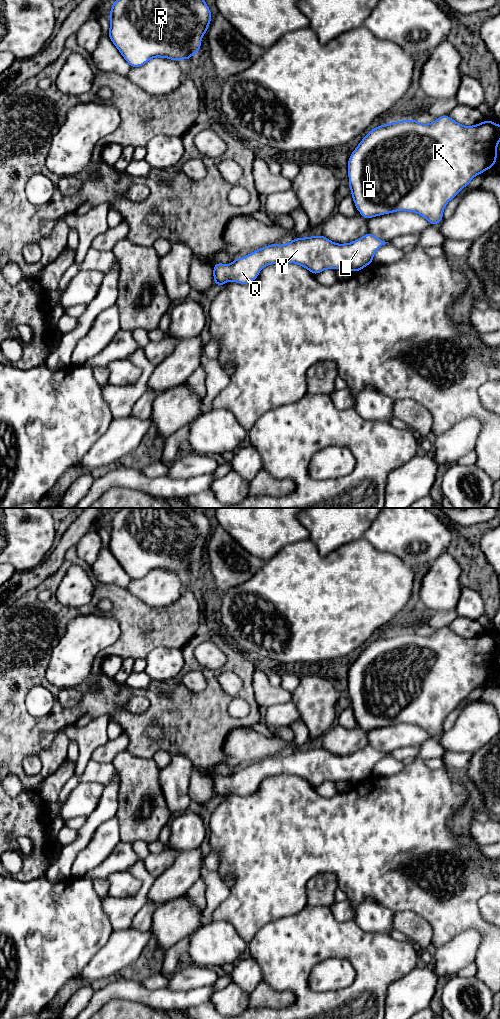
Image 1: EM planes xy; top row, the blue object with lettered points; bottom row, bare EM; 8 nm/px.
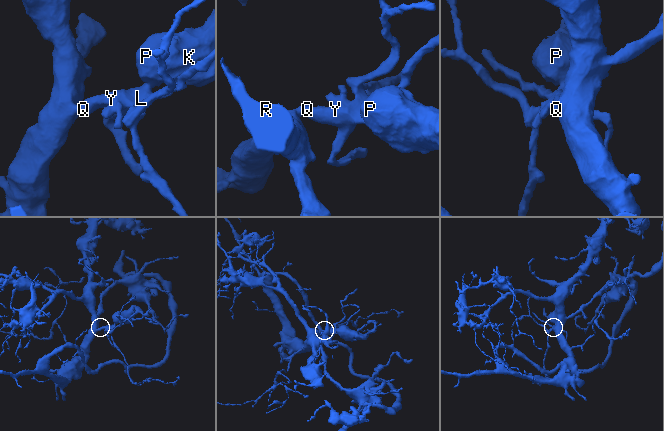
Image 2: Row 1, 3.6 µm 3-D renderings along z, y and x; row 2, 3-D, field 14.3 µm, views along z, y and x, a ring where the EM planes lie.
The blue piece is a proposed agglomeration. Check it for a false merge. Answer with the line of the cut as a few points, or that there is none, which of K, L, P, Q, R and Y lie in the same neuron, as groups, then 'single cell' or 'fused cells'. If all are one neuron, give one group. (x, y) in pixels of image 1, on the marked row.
no cut | K L P Q R Y | single cell

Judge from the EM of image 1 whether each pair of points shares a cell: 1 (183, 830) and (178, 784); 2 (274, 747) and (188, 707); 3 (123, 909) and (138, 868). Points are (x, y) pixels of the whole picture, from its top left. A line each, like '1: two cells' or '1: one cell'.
1: two cells
2: two cells
3: one cell

